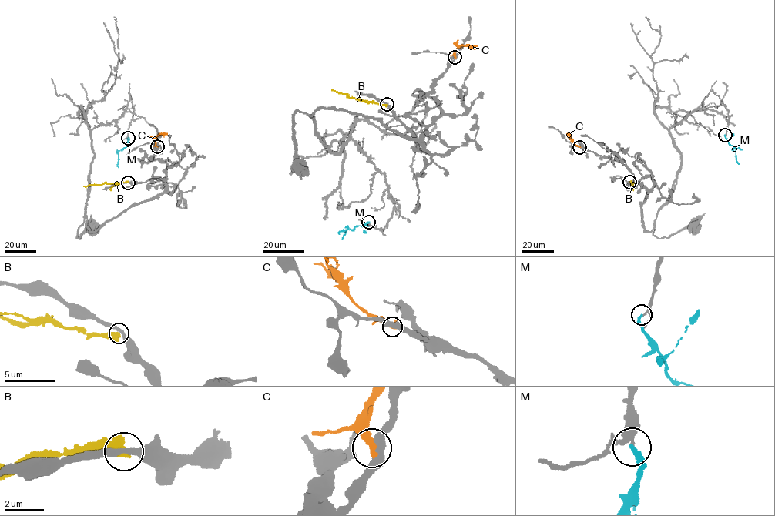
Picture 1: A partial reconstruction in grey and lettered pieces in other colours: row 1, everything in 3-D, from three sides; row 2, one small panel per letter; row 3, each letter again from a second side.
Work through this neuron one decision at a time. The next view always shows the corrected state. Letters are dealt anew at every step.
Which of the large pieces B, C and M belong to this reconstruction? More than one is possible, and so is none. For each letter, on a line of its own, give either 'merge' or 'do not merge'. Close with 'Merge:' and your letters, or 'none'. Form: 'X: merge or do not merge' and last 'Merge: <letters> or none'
B: do not merge
C: do not merge
M: merge
Merge: M

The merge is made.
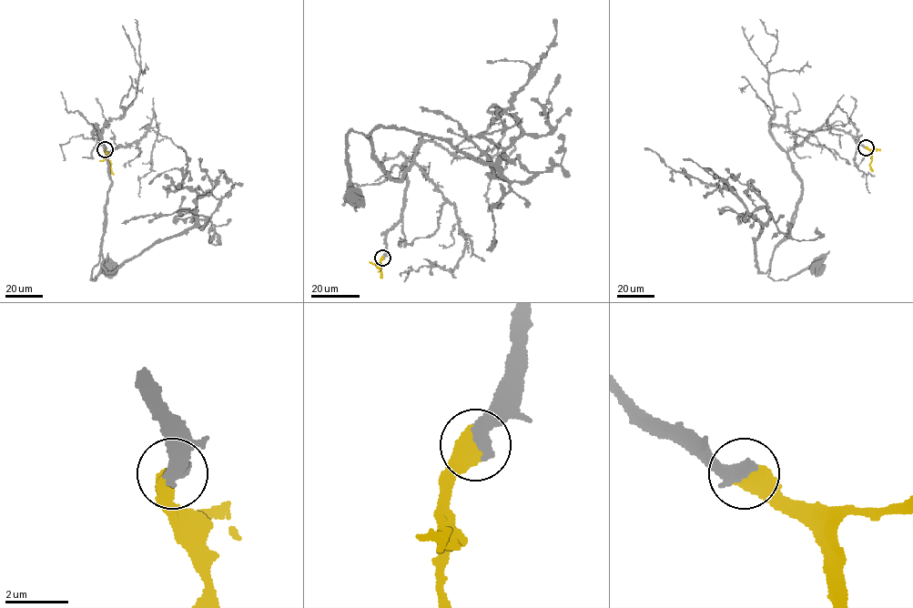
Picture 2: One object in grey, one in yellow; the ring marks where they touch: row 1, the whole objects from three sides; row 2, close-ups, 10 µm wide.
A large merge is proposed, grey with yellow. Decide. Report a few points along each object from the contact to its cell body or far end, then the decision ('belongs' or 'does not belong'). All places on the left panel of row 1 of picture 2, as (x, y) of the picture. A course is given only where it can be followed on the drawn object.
grey runs (105, 149), (95, 125), (111, 181), (91, 280), (102, 267), (108, 269); yellow runs (105, 149), (115, 174); belongs

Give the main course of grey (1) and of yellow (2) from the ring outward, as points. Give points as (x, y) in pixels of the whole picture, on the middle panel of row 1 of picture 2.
1: (382, 258), (387, 232), (400, 217), (405, 163), (421, 139), (394, 180), (370, 140), (351, 129), (354, 196)
2: (382, 258), (380, 270)

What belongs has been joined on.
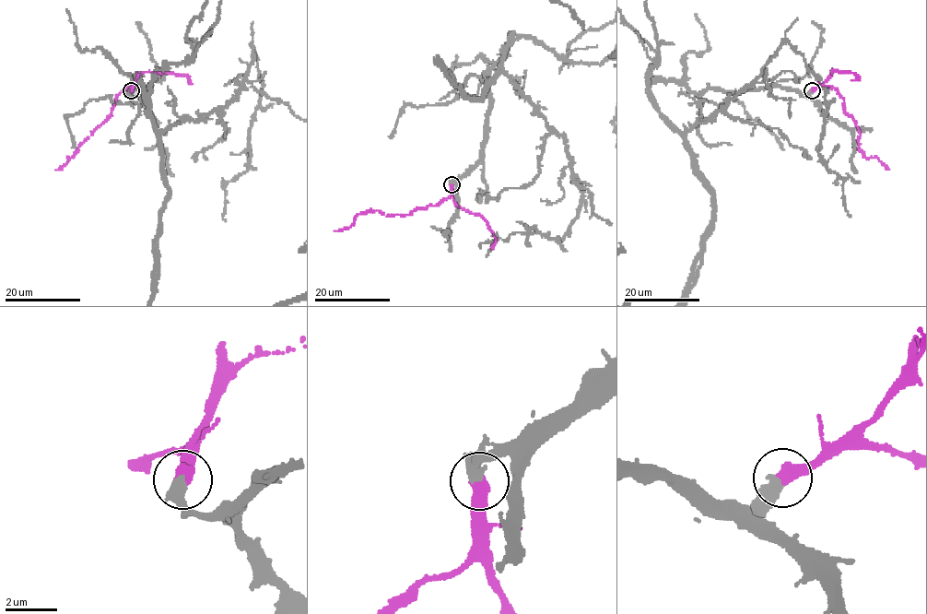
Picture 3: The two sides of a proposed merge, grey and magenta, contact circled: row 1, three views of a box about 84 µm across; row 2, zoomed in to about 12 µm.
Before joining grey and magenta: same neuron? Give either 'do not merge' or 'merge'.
merge

